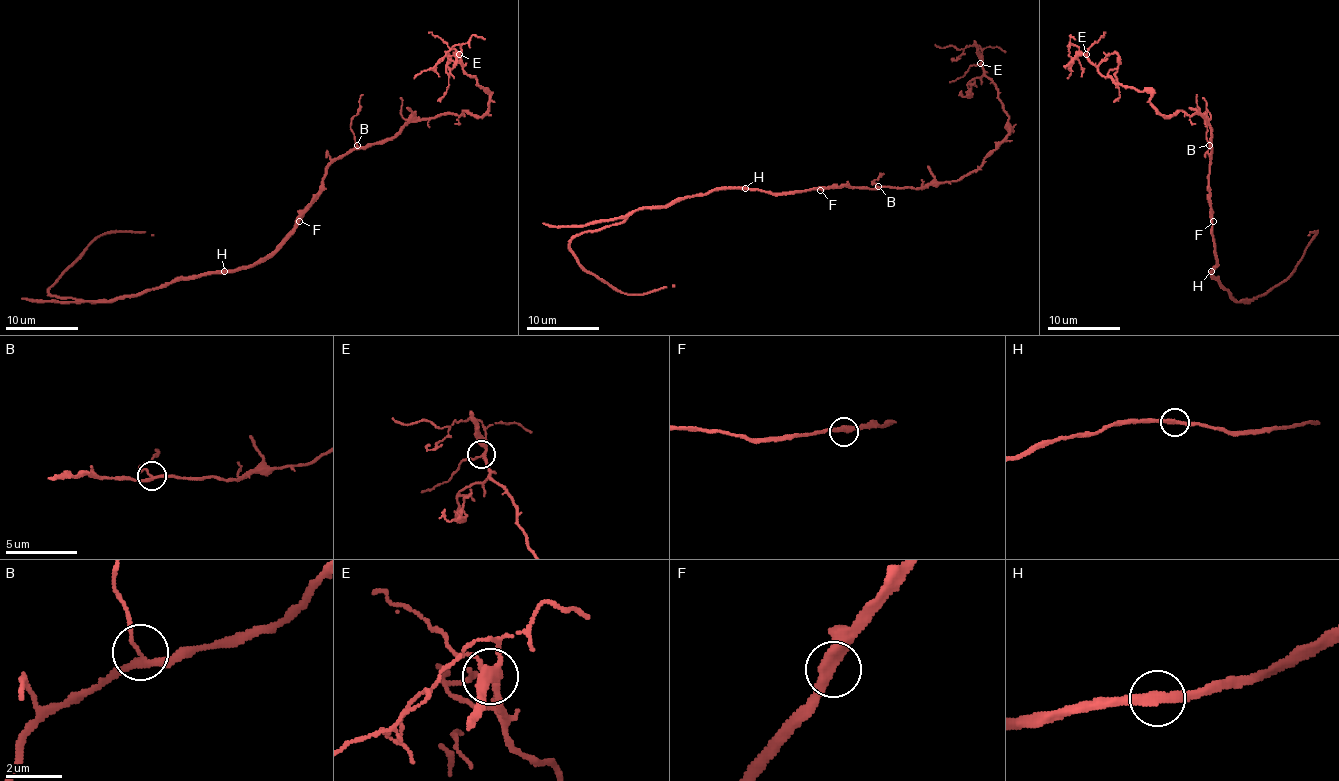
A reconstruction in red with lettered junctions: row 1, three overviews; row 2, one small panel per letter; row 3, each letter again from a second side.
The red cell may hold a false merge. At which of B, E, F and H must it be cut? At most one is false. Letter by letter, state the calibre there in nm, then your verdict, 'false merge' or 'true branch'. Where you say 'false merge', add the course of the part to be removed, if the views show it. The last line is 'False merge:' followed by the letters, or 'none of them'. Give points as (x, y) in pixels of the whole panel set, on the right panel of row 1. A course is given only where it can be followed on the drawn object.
B: 170 nm thick; true branch
E: 180 nm thick; true branch
F: 360 nm thick; true branch
H: 280 nm thick; true branch
False merge: none of them

